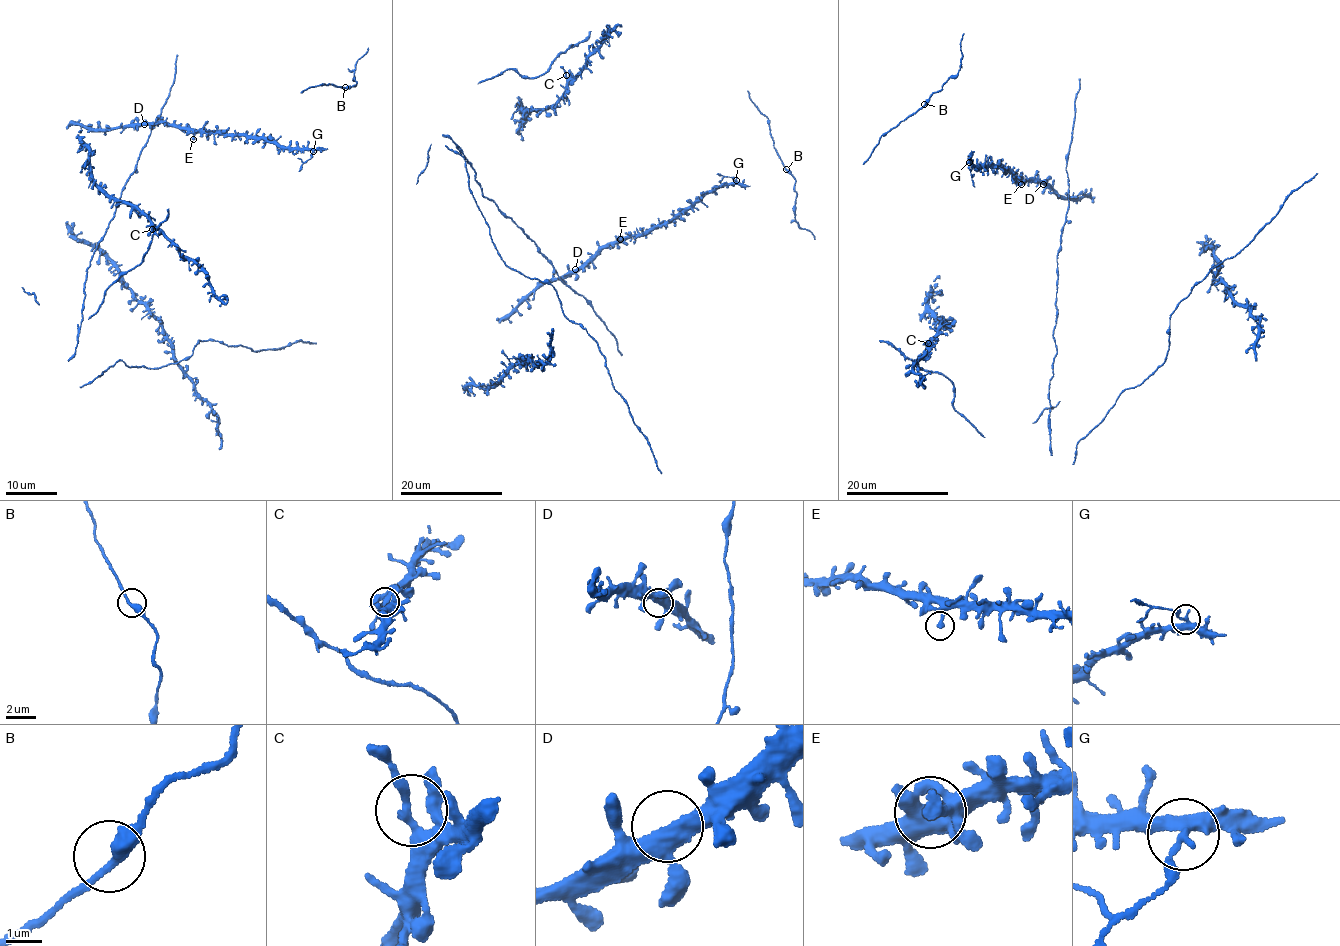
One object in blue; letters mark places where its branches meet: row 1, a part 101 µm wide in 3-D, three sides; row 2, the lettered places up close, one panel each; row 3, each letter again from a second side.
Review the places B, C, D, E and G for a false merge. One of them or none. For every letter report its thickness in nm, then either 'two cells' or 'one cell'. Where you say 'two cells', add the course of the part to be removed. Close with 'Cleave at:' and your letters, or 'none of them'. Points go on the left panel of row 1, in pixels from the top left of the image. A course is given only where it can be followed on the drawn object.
B: 320 nm | one cell
C: 300 nm | one cell
D: 400 nm | one cell
E: 340 nm | one cell
G: 280 nm | two cells | (313, 151), (299, 171)
Cleave at: G

